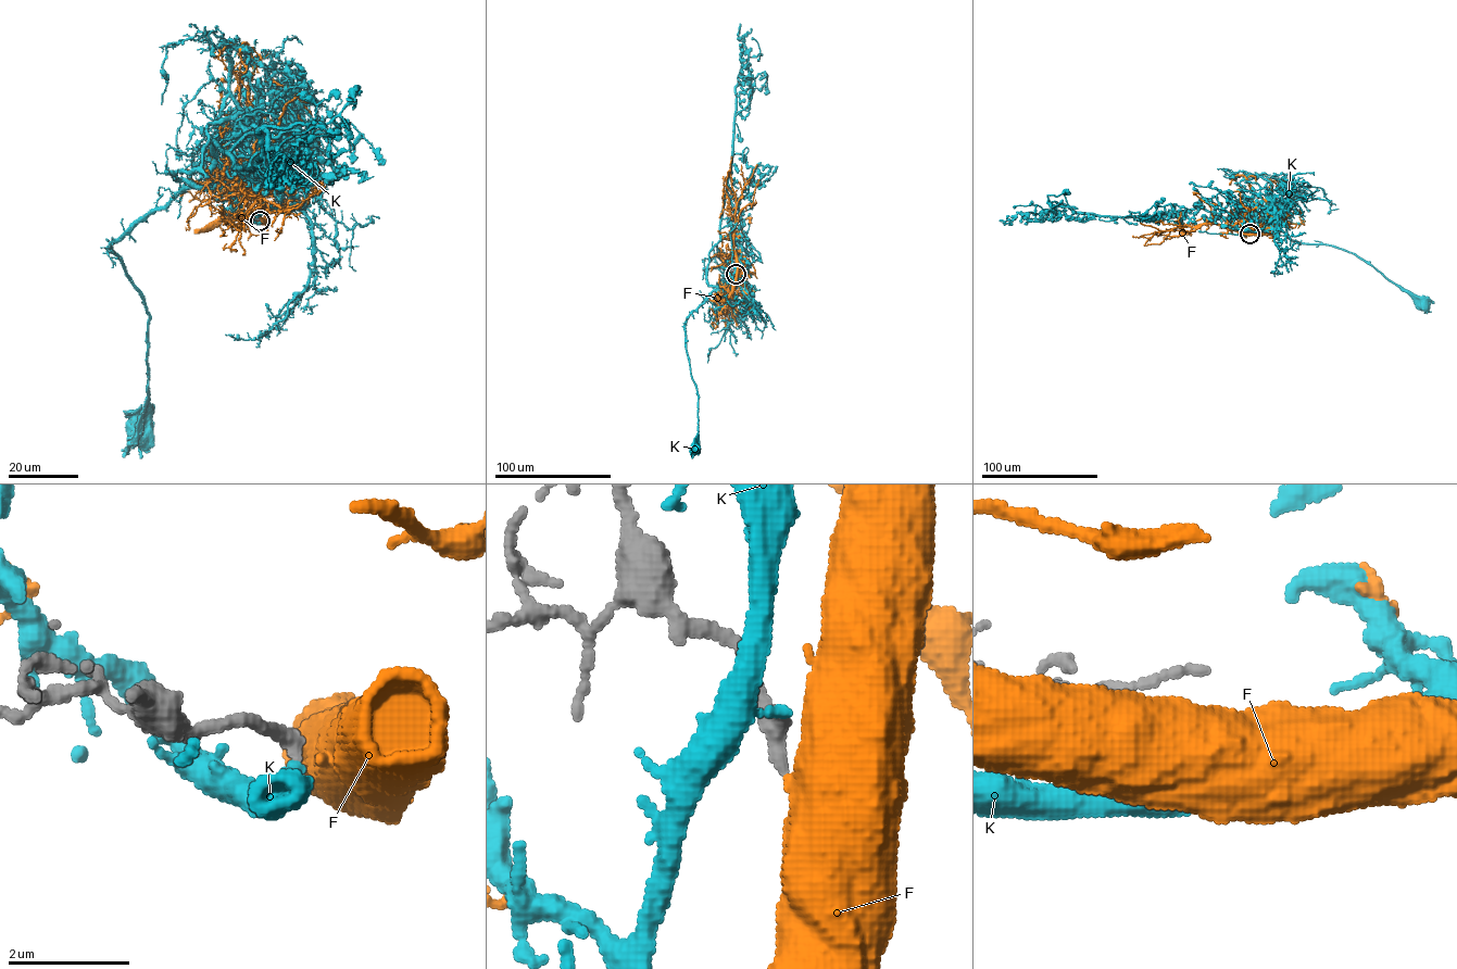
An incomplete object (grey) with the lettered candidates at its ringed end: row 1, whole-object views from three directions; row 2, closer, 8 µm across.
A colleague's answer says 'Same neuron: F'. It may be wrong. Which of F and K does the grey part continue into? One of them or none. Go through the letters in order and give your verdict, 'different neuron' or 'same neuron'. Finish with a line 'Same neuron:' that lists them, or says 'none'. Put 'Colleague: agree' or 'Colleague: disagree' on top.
Colleague: agree
F: same neuron
K: different neuron
Same neuron: F

